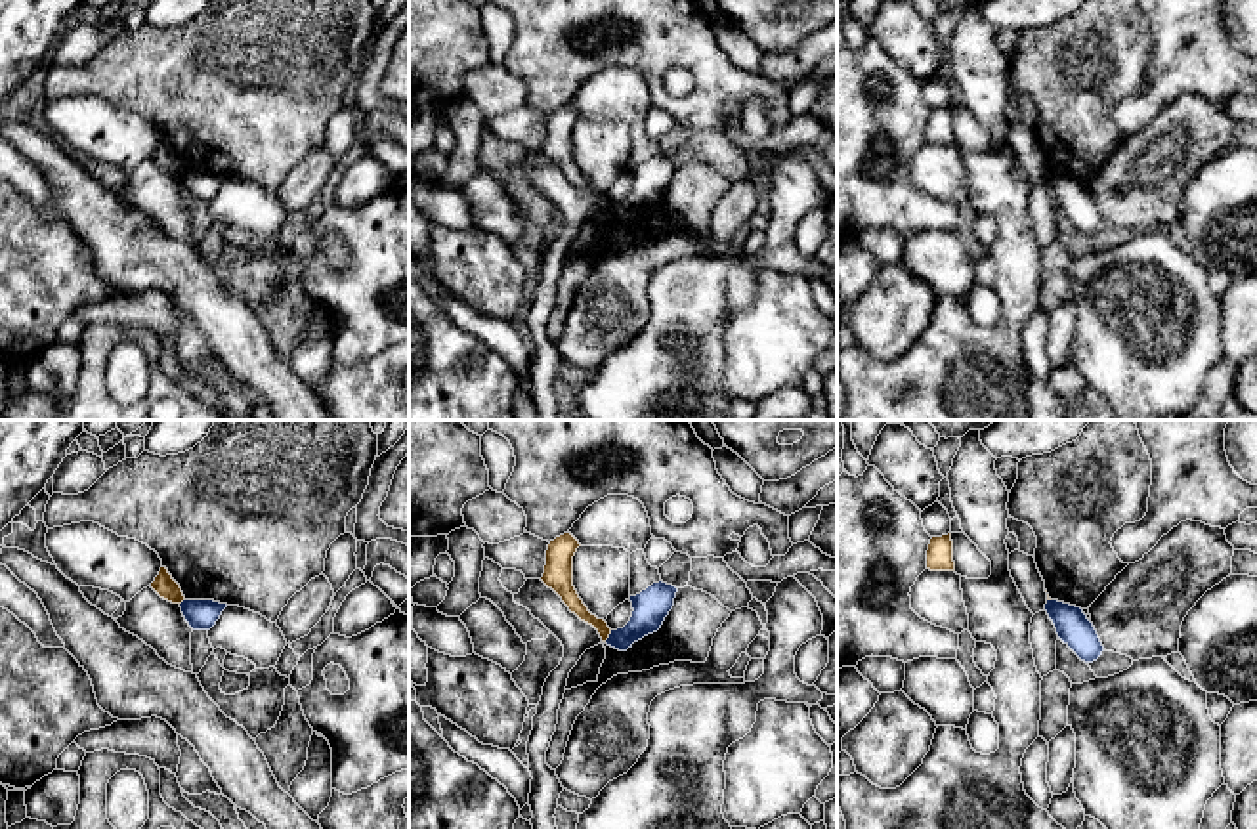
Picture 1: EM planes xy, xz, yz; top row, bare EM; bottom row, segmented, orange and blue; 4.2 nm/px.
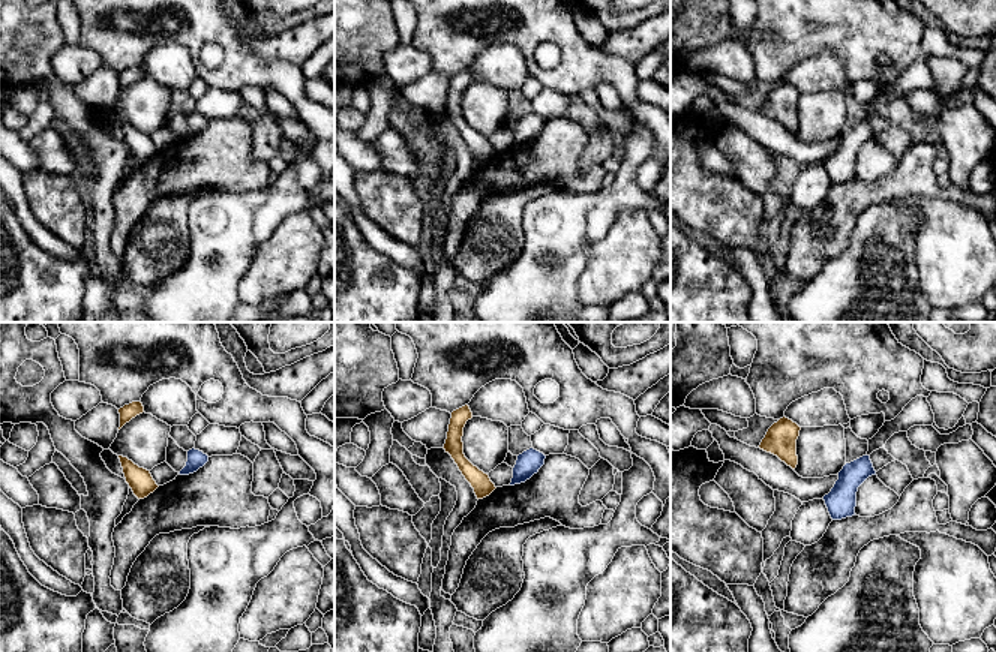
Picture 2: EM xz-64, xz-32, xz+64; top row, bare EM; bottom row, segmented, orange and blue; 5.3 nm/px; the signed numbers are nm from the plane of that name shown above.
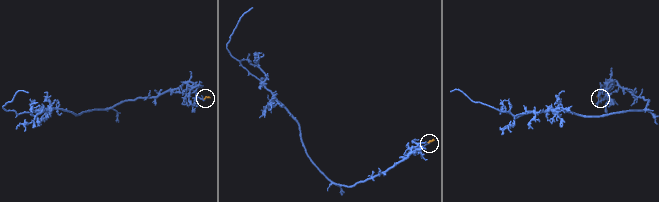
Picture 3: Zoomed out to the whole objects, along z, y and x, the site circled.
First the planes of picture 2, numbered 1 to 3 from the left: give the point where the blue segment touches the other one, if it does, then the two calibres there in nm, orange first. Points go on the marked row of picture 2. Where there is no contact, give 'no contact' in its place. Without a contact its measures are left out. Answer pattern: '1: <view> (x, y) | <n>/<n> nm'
1: no contact
2: no contact
3: no contact

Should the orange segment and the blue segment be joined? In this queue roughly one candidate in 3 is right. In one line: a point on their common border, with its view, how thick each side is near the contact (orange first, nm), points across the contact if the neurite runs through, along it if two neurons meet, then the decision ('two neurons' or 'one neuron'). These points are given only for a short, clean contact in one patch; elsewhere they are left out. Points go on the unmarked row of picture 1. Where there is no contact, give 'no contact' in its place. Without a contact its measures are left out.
contact xz (608, 209); calibres 70 and 150 nm; border xz (612, 203), (604, 212); two neurons

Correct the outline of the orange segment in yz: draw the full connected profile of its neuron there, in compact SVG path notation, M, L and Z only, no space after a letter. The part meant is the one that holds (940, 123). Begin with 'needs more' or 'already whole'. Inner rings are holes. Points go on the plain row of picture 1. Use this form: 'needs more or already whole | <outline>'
already whole | M951 105L930 111L927 122L927 141L955 143Z

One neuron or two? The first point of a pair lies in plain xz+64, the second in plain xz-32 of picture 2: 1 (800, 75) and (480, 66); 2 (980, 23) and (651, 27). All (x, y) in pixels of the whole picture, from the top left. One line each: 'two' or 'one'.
1: one
2: two

